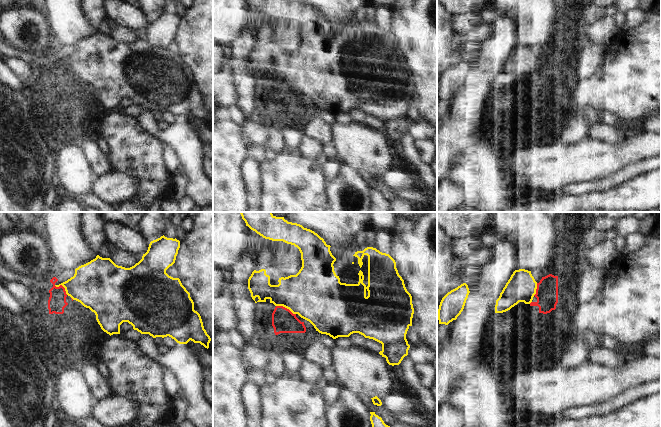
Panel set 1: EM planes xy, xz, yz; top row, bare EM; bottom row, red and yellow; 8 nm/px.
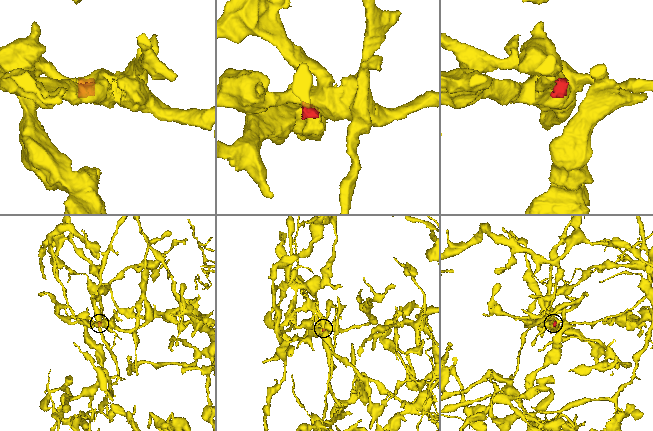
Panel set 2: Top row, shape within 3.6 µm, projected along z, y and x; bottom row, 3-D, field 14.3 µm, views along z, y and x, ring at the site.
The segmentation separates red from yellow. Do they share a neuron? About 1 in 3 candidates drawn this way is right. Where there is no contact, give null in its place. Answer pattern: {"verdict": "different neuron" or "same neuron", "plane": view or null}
{"verdict": "same neuron", "plane": "xz"}

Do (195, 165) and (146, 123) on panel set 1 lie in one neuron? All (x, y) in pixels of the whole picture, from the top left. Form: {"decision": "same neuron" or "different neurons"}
{"decision": "same neuron"}

